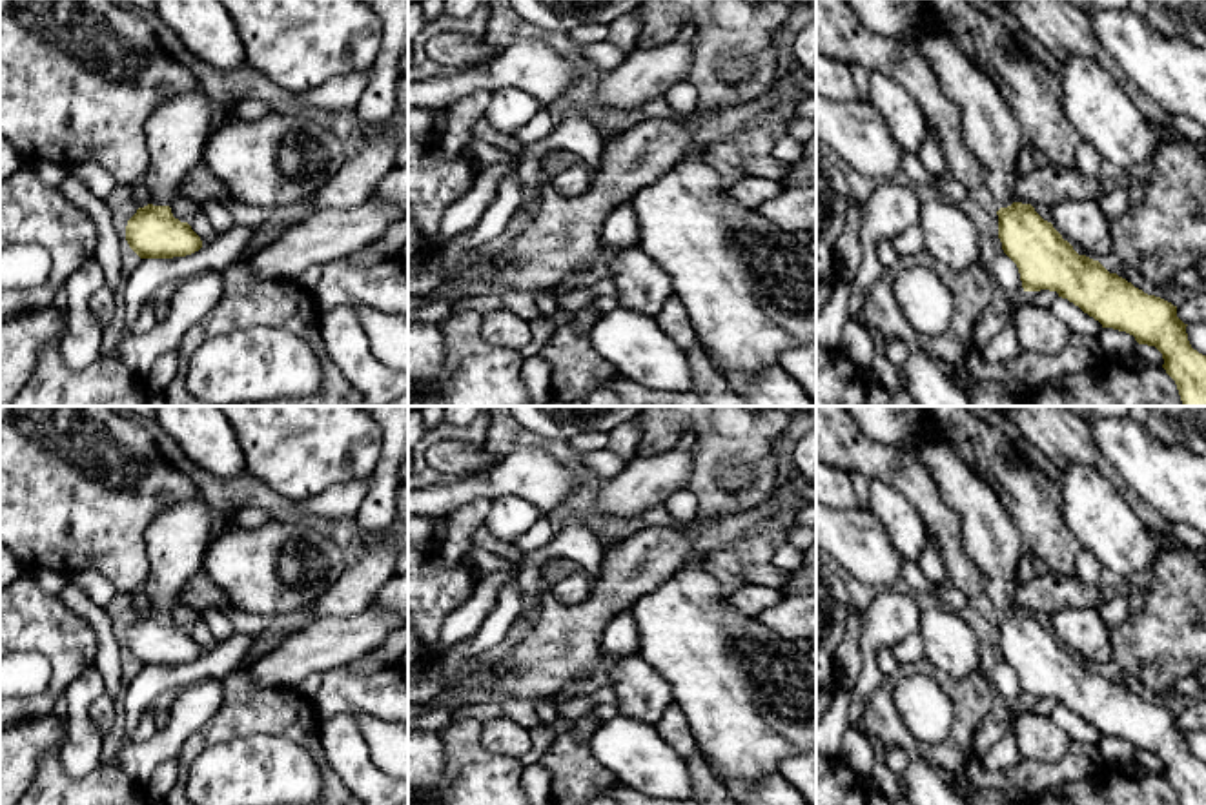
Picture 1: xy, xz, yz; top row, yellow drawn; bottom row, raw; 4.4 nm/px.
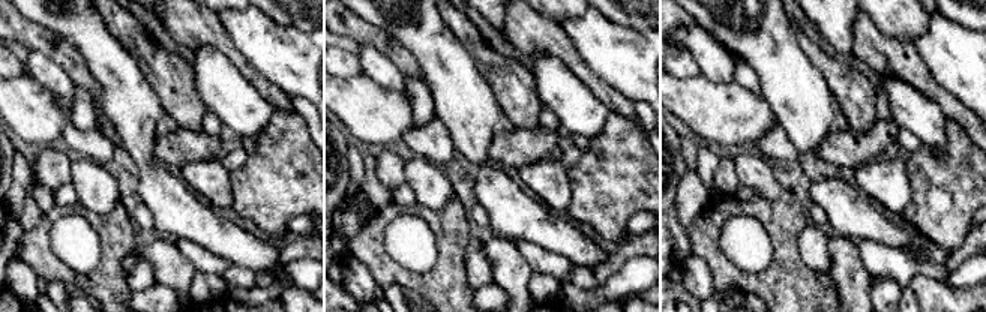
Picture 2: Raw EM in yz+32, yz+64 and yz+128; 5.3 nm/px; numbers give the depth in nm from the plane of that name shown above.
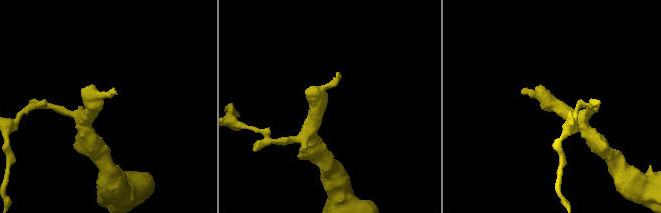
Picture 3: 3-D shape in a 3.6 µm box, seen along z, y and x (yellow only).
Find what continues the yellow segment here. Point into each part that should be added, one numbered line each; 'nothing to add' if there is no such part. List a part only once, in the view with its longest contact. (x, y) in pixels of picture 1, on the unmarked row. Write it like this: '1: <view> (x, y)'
1: xy (175, 541)

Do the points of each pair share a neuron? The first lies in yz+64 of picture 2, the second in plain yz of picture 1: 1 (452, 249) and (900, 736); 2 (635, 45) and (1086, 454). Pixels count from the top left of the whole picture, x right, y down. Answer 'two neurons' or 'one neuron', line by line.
1: one neuron
2: two neurons

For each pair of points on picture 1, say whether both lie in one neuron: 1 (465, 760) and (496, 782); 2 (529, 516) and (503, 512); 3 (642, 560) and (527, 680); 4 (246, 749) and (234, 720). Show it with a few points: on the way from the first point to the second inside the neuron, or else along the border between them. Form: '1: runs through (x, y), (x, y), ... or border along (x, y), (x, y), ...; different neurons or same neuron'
1: runs through (472, 767), (489, 782); same neuron
2: runs through (523, 516), (509, 516); same neuron
3: runs through (616, 589), (556, 651); same neuron
4: border along (285, 736), (239, 734), (217, 742), (201, 753); different neurons

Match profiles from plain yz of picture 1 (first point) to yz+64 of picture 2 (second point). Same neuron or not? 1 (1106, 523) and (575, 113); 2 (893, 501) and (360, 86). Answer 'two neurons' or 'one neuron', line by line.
1: one neuron
2: two neurons

